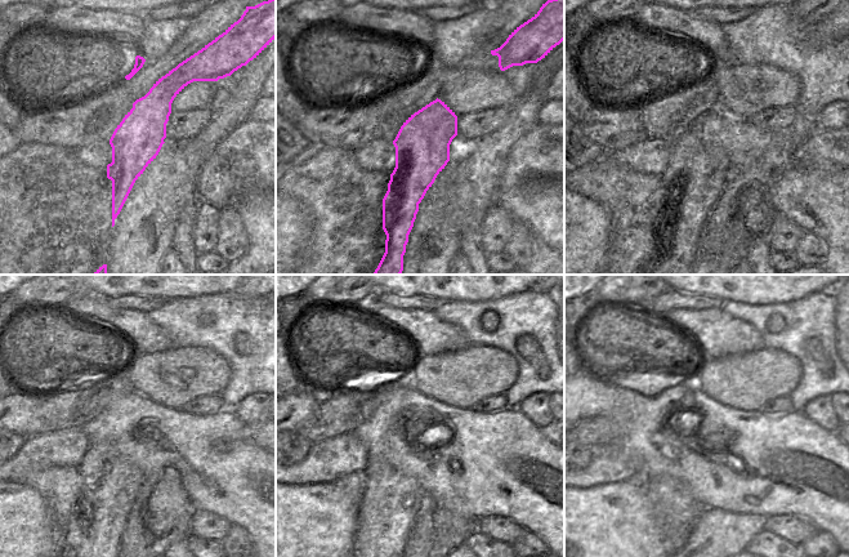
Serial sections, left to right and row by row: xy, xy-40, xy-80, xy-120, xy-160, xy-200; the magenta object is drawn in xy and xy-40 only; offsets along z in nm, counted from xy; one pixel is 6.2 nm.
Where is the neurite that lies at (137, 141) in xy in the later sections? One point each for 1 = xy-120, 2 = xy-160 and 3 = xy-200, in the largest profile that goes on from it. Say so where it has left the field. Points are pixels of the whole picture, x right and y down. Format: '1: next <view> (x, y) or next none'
1: next xy-120 (110, 485)
2: next xy-160 (389, 503)
3: next xy-200 (675, 508)

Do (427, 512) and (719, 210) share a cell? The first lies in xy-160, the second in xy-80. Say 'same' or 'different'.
different

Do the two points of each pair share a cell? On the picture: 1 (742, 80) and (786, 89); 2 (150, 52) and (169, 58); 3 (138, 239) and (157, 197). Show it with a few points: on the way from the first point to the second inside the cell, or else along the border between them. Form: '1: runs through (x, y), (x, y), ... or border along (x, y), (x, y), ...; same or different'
1: runs through (753, 87), (776, 88); same
2: border along (175, 41), (159, 57), (146, 61); different
3: runs through (139, 228), (141, 218), (151, 208); same

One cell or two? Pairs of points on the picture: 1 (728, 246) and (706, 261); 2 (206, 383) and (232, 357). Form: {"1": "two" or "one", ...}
{"1": "one", "2": "two"}

